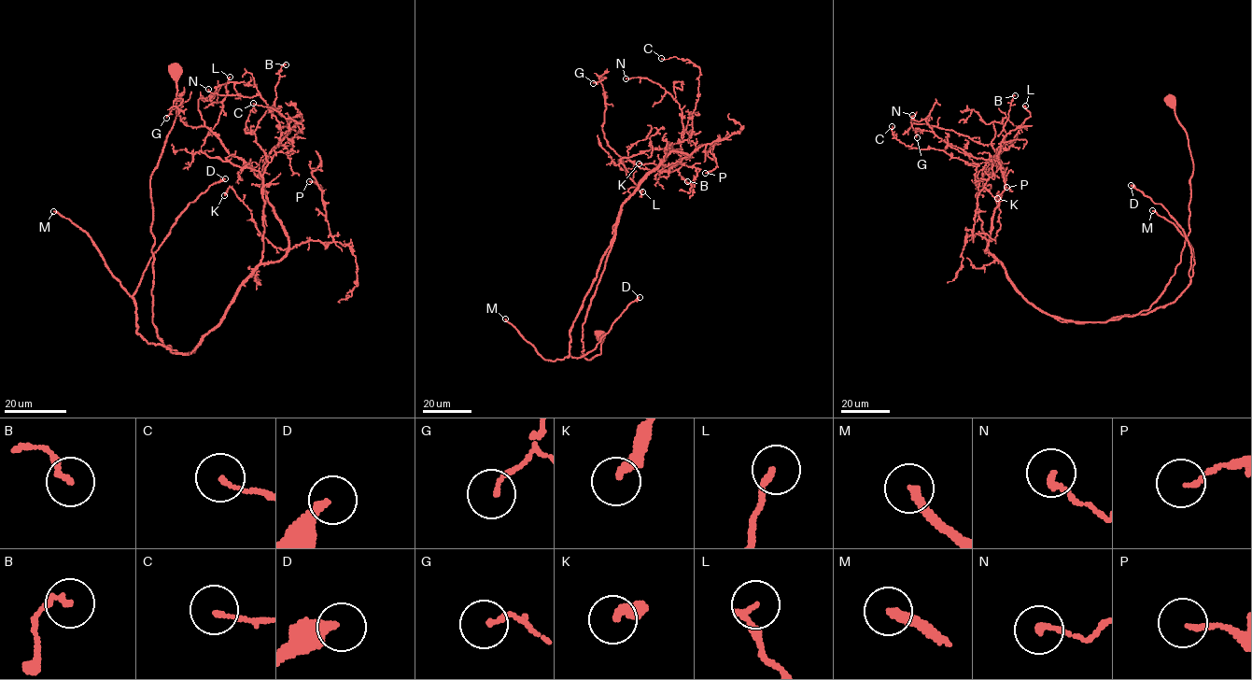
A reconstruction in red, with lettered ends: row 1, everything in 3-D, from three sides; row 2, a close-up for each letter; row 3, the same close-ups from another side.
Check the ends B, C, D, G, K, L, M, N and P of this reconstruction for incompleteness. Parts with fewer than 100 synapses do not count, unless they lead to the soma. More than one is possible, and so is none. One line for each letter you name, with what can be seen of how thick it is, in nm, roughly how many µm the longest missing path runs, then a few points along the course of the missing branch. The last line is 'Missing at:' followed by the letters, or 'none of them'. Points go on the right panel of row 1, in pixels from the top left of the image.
D: 280 nm thick; about 120 µm are missing; missing branch runs (1131, 185), (1100, 152), (1070, 145), (1054, 134), (1040, 112), (1024, 97), (992, 93), (985, 98), (986, 105)
M: 220 nm thick; about 130 µm are missing; missing branch runs (1152, 210), (1121, 190), (1110, 173), (1097, 162), (1074, 163), (1024, 114), (1017, 109), (1007, 110), (987, 118)
Missing at: D, M

